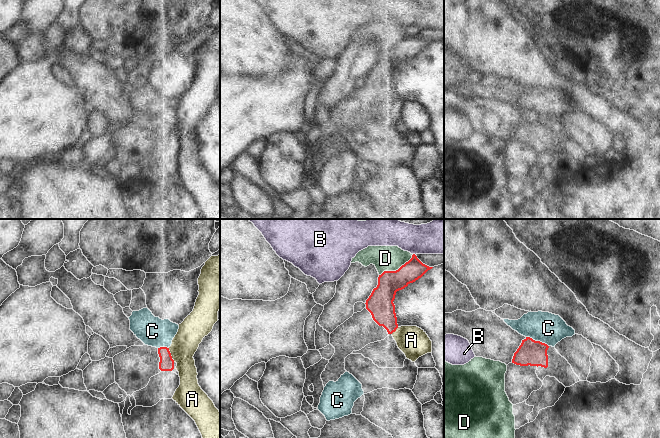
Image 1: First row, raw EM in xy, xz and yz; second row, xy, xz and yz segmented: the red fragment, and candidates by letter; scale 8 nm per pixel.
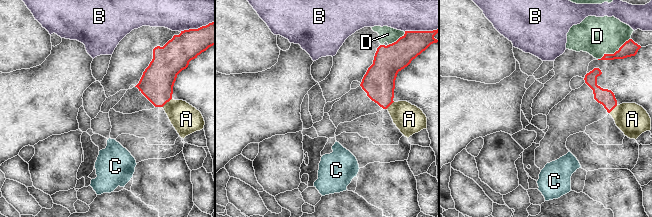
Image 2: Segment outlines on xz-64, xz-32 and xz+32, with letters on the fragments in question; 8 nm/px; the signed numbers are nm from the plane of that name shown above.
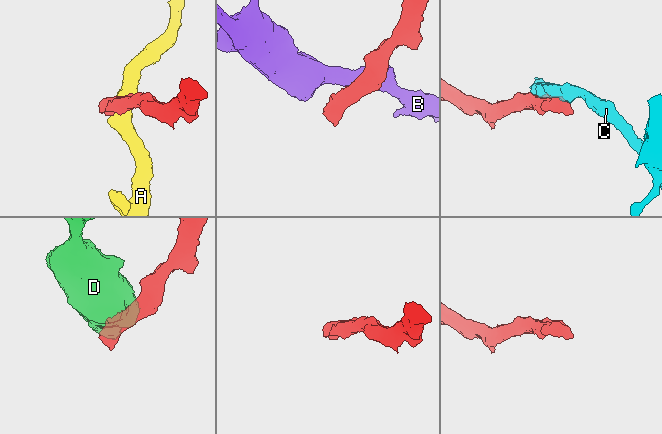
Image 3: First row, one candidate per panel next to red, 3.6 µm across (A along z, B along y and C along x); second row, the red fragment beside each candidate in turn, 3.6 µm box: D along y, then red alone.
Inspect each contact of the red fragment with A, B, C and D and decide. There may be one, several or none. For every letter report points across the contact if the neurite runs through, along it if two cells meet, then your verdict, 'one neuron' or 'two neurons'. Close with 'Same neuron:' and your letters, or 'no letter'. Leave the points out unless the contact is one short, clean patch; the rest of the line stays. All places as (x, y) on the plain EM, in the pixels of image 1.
A: border along xy (168, 123), (171, 134), (174, 137); two neurons
B: two neurons
C: two neurons
D: border along xz (413, 30), (397, 45), (384, 46), (379, 51); two neurons
Same neuron: no letter

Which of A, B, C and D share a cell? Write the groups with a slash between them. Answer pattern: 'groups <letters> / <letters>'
groups A D / B / C

